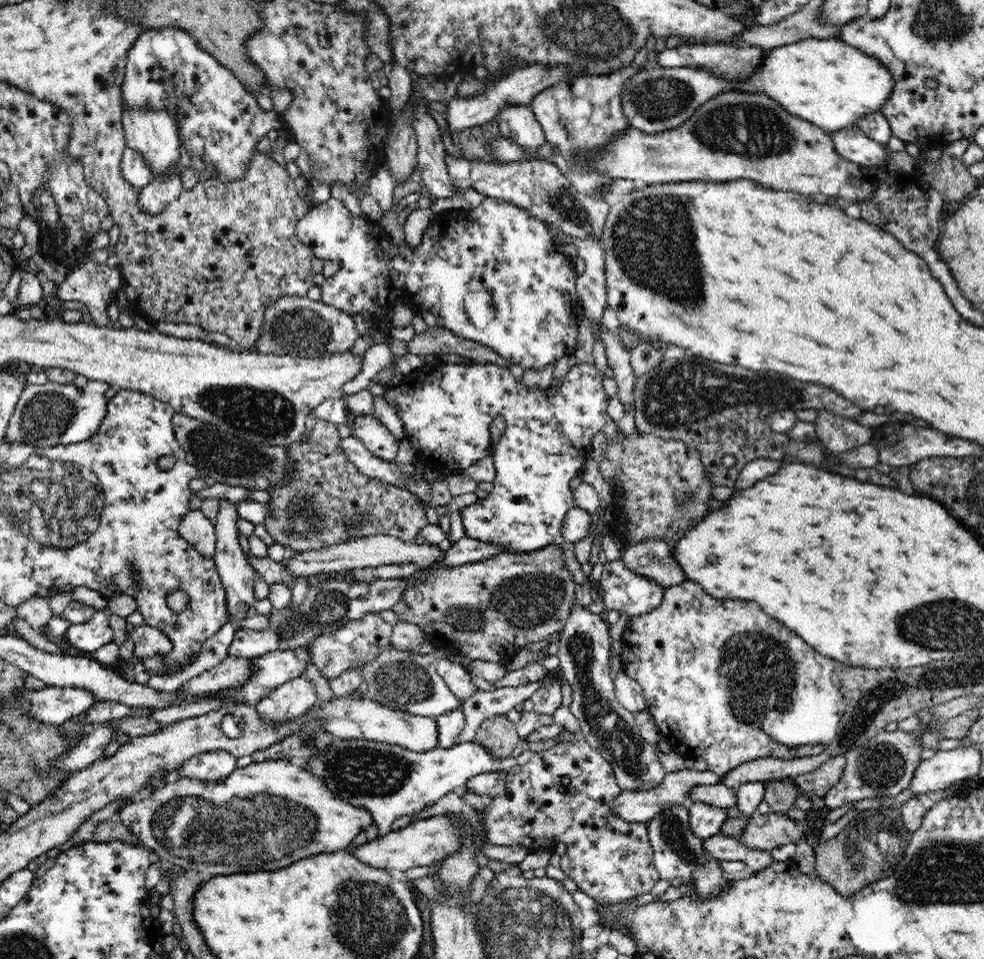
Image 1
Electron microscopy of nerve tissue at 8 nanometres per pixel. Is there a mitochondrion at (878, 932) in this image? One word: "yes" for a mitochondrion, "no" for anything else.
no

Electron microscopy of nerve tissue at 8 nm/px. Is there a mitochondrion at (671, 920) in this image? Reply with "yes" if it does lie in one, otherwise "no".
yes

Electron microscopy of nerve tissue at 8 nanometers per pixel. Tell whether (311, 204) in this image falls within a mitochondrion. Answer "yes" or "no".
no

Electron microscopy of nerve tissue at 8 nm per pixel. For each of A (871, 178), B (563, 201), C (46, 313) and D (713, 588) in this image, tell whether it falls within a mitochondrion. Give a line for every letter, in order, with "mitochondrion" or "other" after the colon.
A: other
B: mitochondrion
C: other
D: other

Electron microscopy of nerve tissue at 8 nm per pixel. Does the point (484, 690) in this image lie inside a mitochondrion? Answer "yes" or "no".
no

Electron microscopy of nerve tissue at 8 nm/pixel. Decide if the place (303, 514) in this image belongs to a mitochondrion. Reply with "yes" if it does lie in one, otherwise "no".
yes

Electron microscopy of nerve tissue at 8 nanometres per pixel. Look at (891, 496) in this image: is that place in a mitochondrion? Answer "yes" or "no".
no

